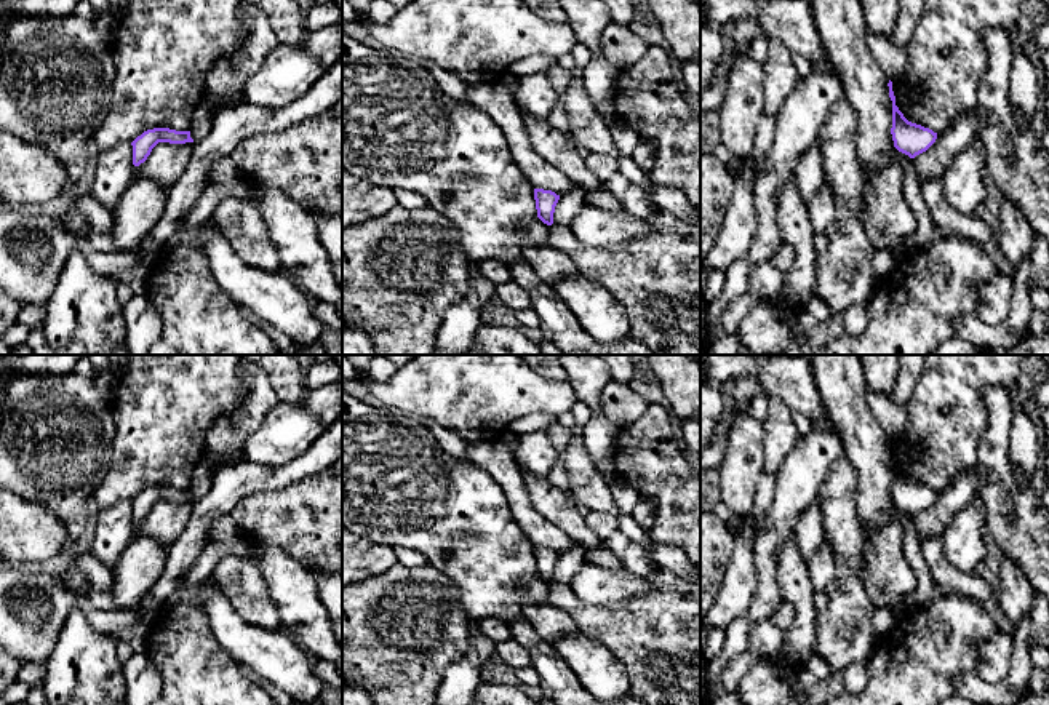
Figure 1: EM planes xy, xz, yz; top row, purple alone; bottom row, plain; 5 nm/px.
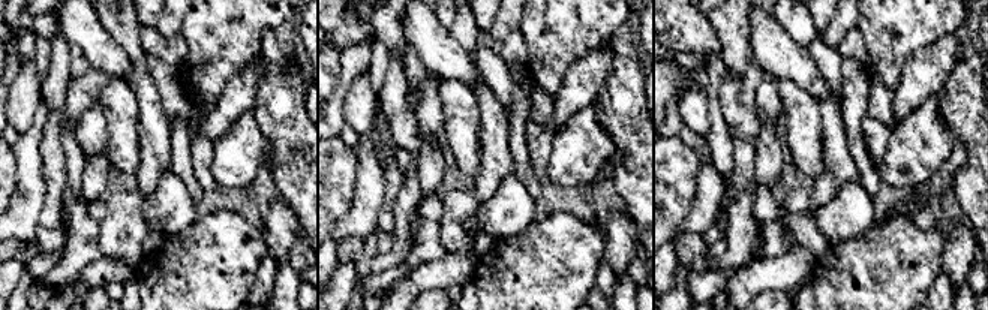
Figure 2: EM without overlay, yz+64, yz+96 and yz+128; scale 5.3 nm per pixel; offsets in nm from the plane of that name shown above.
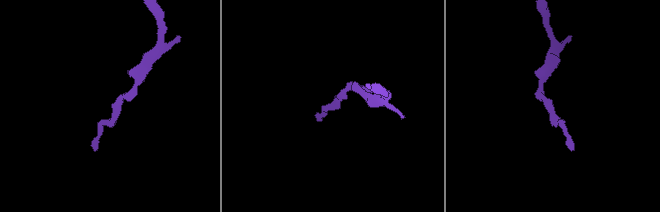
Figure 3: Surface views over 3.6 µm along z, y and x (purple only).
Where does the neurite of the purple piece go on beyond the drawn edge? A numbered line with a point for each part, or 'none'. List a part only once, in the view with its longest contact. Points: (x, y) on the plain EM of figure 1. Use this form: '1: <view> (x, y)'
none

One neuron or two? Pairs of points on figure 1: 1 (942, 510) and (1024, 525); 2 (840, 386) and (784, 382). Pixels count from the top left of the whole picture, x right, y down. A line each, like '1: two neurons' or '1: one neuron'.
1: two neurons
2: two neurons

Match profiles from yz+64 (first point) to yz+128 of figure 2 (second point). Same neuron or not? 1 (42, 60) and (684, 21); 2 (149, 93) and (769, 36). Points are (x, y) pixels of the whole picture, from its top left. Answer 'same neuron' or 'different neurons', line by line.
1: different neurons
2: different neurons

